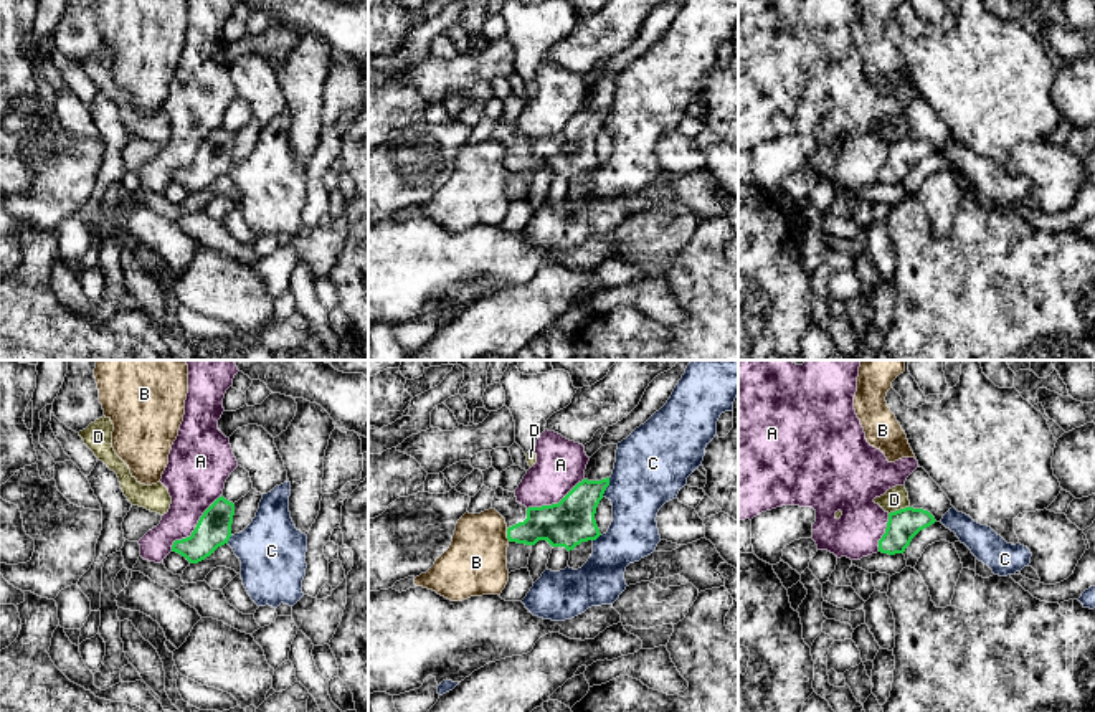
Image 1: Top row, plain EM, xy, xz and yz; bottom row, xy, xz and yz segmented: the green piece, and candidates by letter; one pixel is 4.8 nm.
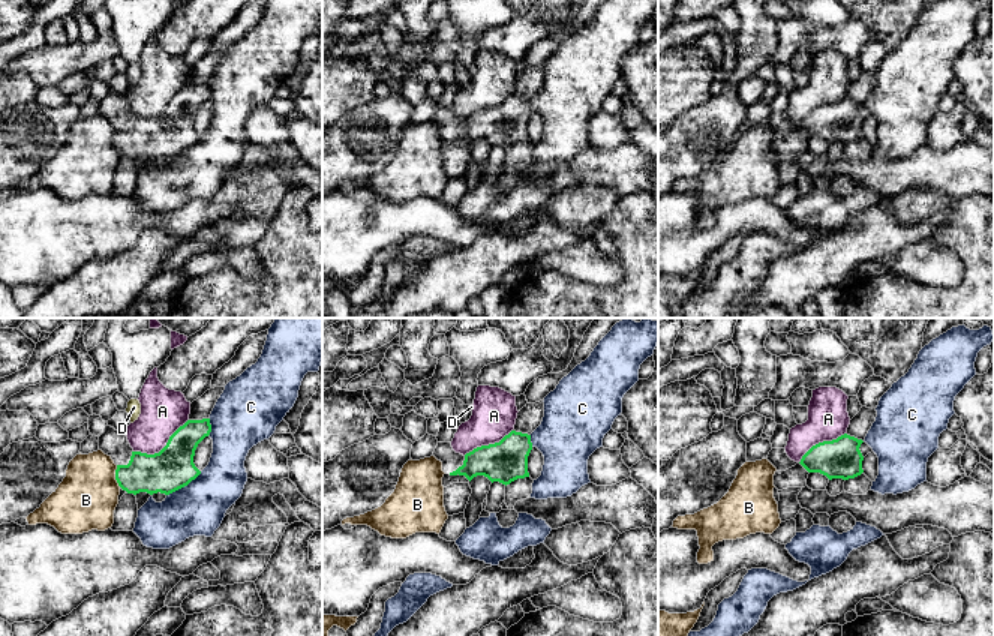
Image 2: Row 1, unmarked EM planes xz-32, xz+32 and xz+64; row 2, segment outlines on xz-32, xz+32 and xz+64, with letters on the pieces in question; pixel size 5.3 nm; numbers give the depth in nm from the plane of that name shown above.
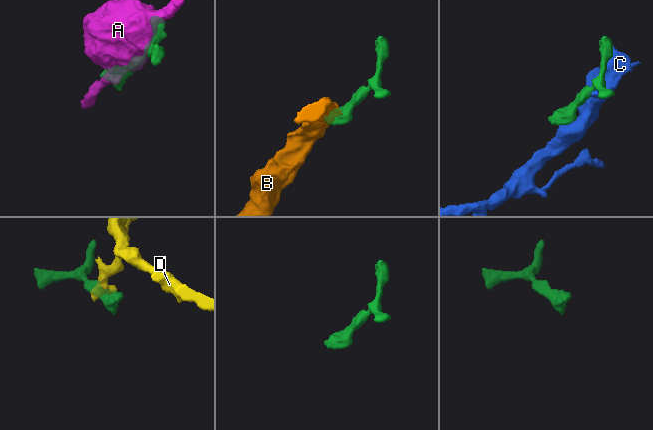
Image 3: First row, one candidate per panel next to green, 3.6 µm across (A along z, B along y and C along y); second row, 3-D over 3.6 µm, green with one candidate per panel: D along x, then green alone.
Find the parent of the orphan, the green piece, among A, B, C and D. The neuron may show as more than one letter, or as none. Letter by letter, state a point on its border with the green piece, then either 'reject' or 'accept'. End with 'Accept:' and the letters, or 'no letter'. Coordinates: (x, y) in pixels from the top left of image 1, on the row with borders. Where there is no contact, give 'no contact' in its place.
A: xy (195, 527) | reject
B: xz (507, 536) | reject
C: xz (605, 488) | reject
D: yz (899, 511) | reject
Accept: no letter

